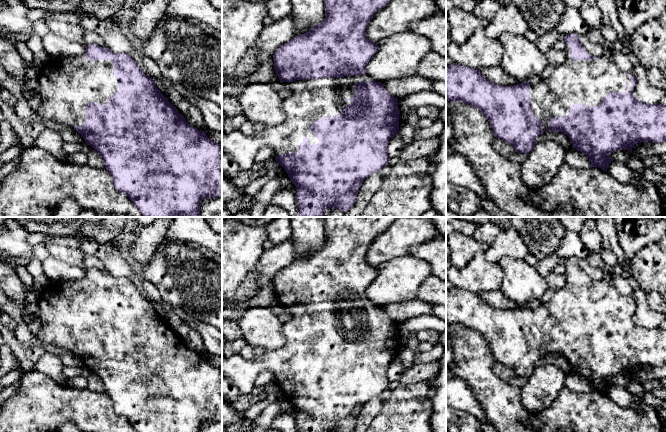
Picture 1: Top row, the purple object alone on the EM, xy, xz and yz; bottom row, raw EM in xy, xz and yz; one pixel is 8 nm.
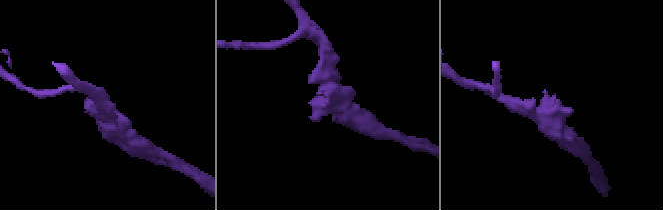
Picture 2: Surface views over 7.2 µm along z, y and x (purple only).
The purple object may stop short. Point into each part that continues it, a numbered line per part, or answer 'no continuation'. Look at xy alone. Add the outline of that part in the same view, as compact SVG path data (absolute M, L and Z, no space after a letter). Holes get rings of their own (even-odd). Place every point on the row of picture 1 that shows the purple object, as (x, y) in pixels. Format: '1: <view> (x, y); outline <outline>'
1: xy (66, 85); outline M84 54L76 57L49 57L39 69L38 80L42 102L37 114L45 120L65 124L71 129L84 124L88 102L106 105L109 95L119 91L119 80L113 73L113 61L87 60Z

